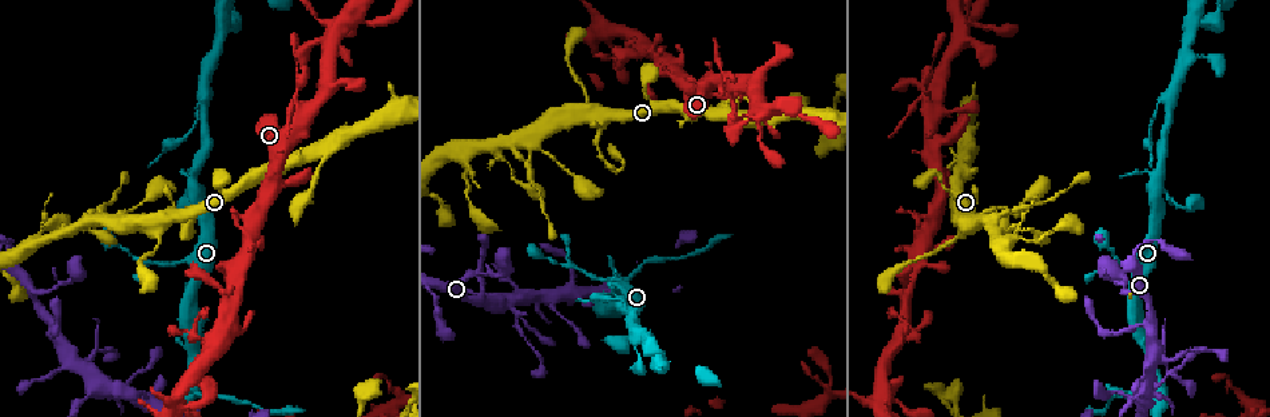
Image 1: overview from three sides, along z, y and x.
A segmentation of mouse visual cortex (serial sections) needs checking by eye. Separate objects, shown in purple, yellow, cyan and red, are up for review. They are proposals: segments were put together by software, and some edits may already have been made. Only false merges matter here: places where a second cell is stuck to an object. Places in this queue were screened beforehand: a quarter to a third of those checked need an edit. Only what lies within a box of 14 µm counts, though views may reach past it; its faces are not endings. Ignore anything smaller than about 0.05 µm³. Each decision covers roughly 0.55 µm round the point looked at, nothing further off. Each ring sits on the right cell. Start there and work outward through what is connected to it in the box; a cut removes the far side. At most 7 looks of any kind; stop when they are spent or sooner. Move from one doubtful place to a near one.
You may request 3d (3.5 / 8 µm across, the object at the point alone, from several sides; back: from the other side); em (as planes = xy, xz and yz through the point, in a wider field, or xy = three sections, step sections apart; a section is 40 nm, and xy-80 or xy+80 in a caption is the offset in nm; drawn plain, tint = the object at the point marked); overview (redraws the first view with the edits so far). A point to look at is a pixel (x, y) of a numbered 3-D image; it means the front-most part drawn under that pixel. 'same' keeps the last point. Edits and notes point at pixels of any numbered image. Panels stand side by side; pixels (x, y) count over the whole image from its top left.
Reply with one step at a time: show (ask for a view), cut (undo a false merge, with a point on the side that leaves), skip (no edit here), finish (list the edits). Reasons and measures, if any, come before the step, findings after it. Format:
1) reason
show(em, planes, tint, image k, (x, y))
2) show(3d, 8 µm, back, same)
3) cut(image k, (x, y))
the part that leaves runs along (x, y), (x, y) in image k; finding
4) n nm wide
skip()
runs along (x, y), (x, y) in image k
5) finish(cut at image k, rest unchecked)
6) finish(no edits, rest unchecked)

four or more arms meet
show(3d, 3.5 µm, image 1, (107, 219))

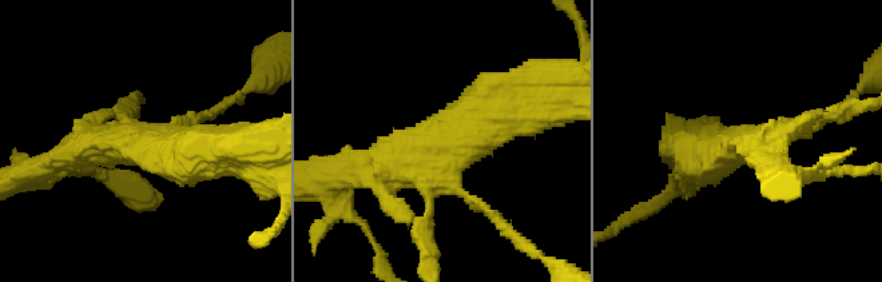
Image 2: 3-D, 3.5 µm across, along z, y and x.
show(em, xy, step 3, tint, image 2, (139, 147))

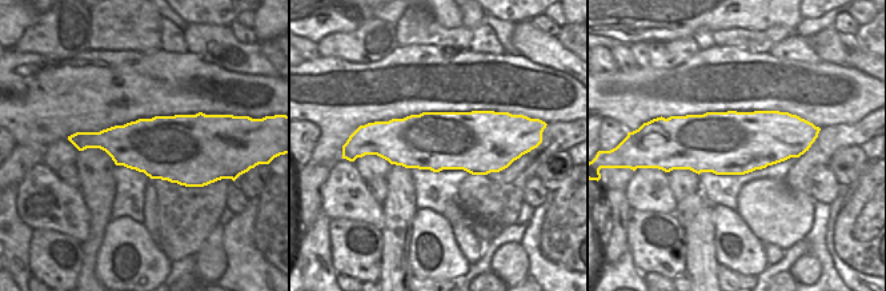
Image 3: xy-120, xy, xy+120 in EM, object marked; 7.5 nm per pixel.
skip()
runs along (515, 100), (449, 146), (354, 170) in image 2; continuous, no second cell

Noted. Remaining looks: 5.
arms run side by side
show(3d, 8 µm, image 1, (204, 106))

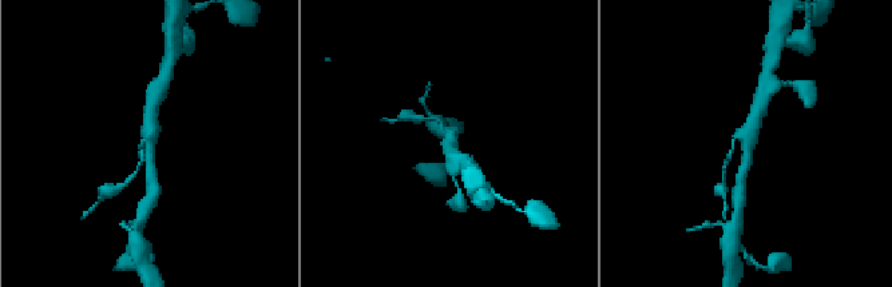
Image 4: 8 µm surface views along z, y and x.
3 arms; arms of 100, 300, 400 nm; shape alone is not enough
show(em, xy, step 1, tint, image 4, (151, 141))

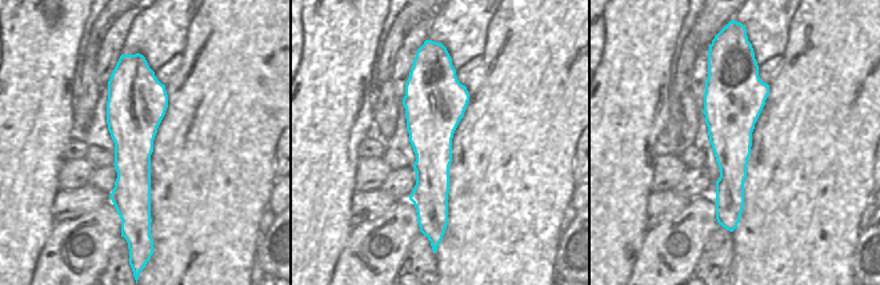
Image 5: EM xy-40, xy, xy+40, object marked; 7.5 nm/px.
skip()
all the same cell

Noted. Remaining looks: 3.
a narrow waist
show(3d, 8 µm, back, image 1, (1112, 254))

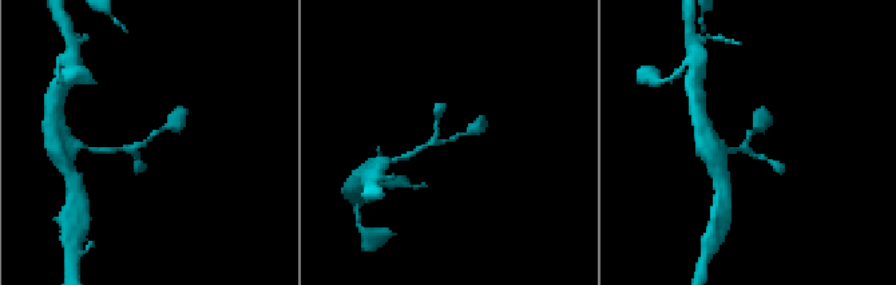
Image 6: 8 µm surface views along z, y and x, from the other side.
now the EM
show(em, xy, step 1, tint, image 6, (148, 141))

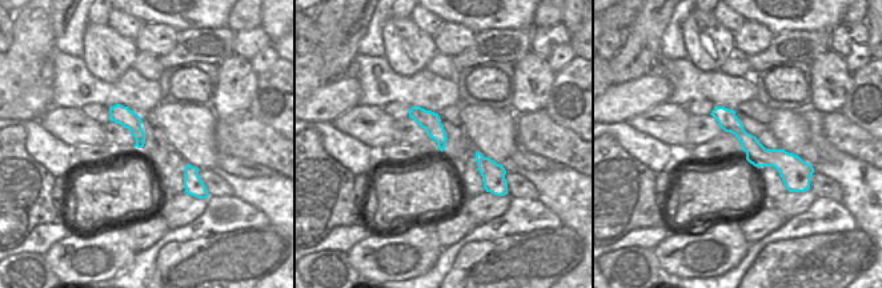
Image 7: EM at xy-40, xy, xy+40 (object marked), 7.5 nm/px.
skip()
runs along (717, 110), (764, 158), (808, 168) in image 7; continuous, no second cell

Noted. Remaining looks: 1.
finish(no edits, rest unchecked)

